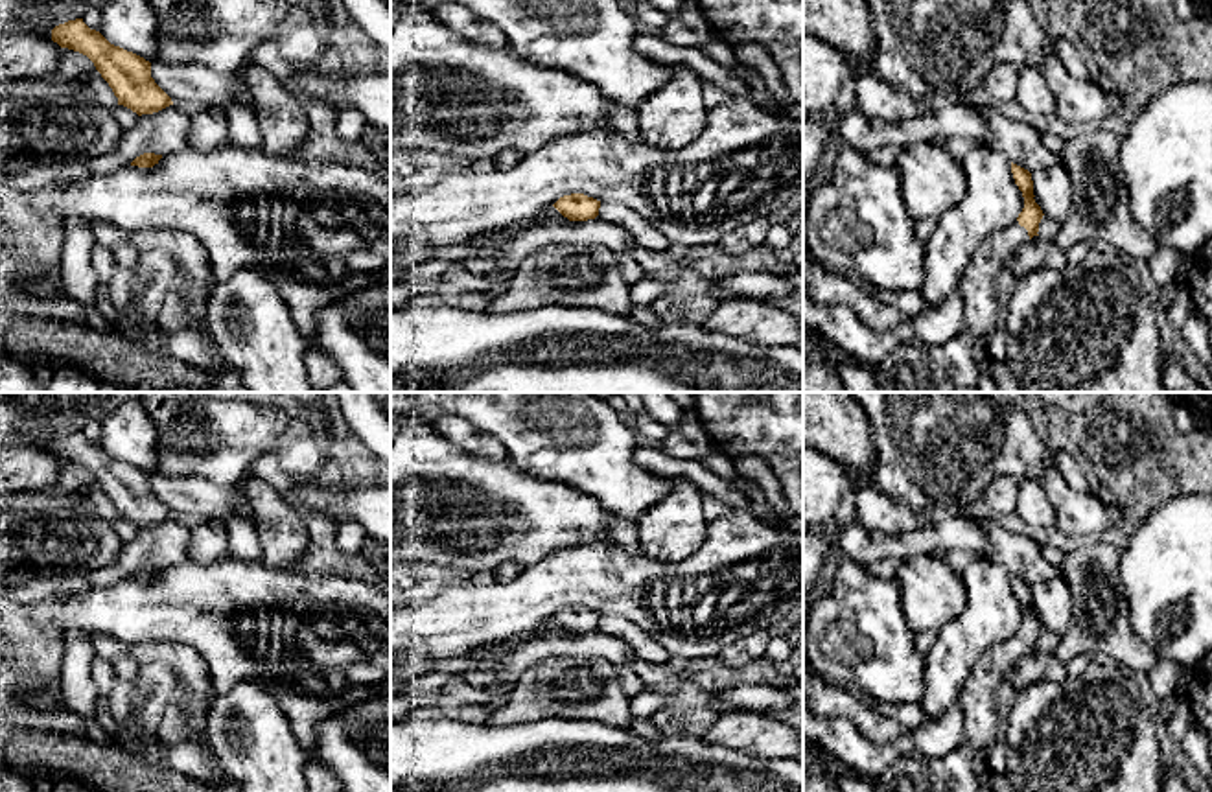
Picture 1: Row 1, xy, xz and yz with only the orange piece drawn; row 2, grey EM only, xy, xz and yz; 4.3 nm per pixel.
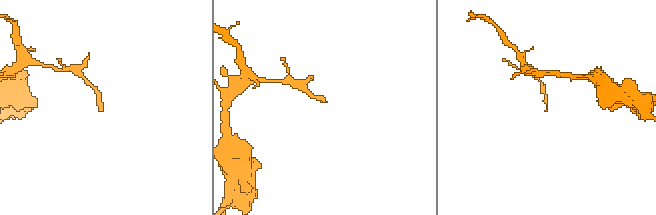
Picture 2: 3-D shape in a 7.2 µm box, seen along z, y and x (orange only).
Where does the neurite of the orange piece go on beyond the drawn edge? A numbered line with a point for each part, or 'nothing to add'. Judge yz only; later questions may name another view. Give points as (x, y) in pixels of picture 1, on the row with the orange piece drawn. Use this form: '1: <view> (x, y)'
1: yz (978, 288)

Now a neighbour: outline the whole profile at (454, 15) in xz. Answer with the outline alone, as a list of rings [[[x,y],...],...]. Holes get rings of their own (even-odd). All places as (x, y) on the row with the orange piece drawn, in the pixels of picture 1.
[[[457,2],[440,4],[433,15],[460,37],[495,50],[510,48],[505,35]]]

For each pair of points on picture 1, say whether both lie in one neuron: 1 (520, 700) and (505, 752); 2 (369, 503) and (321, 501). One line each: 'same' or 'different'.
1: different
2: same

